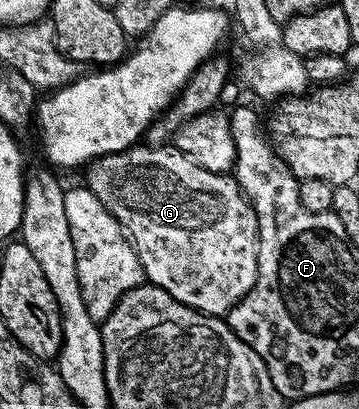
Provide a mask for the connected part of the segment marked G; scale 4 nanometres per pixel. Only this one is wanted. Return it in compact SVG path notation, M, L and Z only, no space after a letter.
M133 146L124 152L99 156L87 165L87 172L86 186L124 227L147 283L166 290L166 294L194 310L219 317L252 289L258 274L258 218L231 175L206 170L172 146Z

